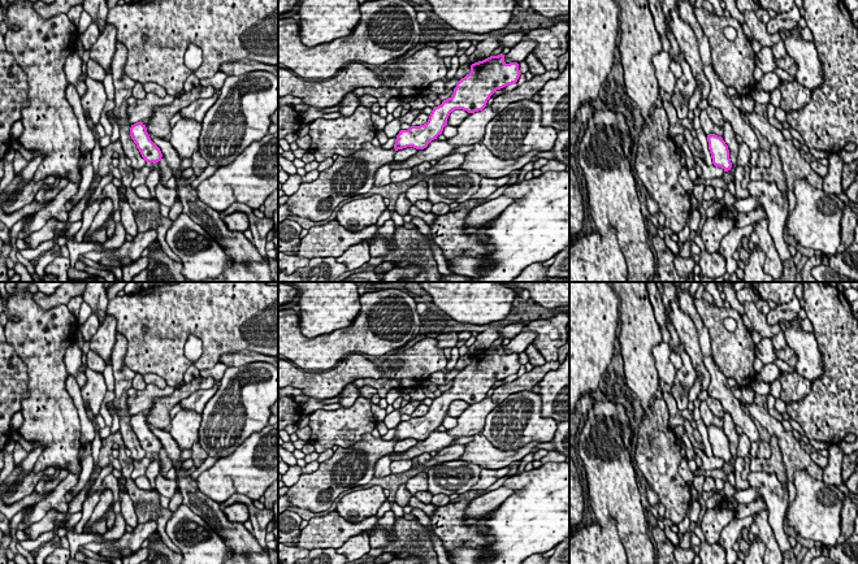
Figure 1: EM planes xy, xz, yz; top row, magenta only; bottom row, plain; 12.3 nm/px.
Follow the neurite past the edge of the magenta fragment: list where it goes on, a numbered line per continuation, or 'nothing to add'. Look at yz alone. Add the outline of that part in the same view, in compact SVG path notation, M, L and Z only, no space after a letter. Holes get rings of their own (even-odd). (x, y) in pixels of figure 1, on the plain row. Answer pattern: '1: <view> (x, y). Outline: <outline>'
nothing to add

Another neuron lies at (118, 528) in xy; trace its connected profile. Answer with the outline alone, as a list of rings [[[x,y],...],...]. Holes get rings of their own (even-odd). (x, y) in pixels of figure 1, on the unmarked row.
[[[121,512],[116,516],[114,525],[112,529],[108,529],[105,534],[101,535],[103,541],[117,541],[125,534],[126,522]]]

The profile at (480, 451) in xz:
[[[476,433],[473,439],[465,444],[465,451],[458,460],[477,464],[482,469],[502,469],[521,460],[538,444],[540,442],[533,441],[517,450],[502,451],[493,446],[482,433]]]

